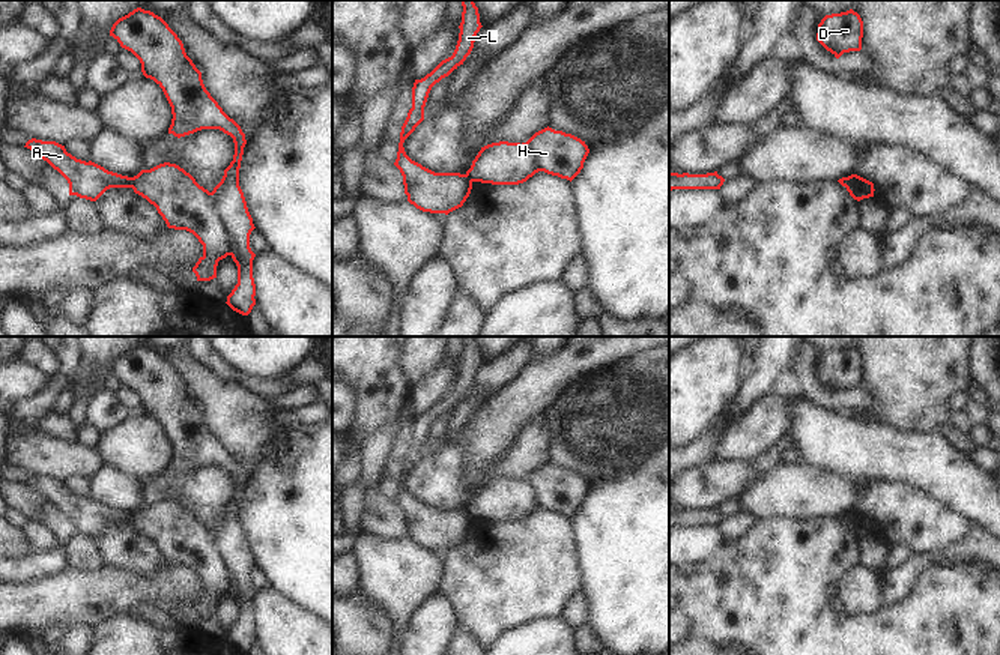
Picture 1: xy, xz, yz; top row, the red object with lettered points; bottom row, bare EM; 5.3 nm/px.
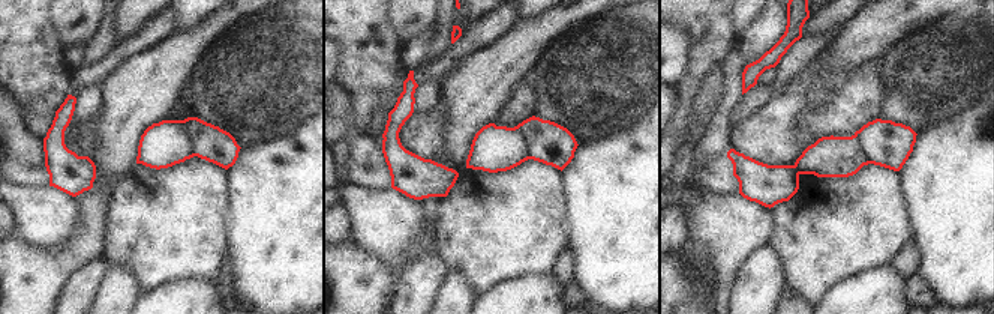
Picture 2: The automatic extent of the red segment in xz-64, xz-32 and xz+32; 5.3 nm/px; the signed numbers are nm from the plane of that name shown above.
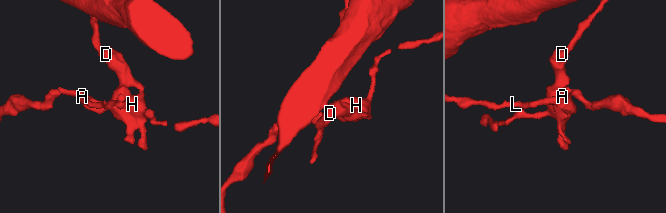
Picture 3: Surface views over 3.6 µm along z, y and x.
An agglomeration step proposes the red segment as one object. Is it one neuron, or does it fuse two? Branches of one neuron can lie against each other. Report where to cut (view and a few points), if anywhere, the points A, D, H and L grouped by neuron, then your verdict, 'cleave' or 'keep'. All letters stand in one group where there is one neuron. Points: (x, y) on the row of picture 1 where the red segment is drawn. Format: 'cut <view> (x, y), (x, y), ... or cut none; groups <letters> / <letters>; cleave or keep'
cut xy (130, 178), (133, 187); groups A L / D H; cleave

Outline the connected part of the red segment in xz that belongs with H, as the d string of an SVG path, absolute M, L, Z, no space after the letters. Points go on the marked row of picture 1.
M544 128L526 143L492 143L478 152L466 176L471 182L519 185L538 171L573 180L589 153L580 138Z

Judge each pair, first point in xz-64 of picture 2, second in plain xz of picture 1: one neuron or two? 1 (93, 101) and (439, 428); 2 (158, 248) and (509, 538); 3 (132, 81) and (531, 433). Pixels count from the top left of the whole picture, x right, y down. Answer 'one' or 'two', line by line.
1: one
2: one
3: two

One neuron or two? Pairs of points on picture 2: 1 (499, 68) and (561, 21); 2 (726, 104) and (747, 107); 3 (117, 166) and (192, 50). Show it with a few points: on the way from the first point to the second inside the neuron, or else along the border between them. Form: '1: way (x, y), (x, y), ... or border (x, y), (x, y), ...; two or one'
1: way (514, 53), (546, 27); one
2: border (742, 95), (730, 114), (730, 128); two
3: way (117, 137), (120, 122), (164, 78); one

